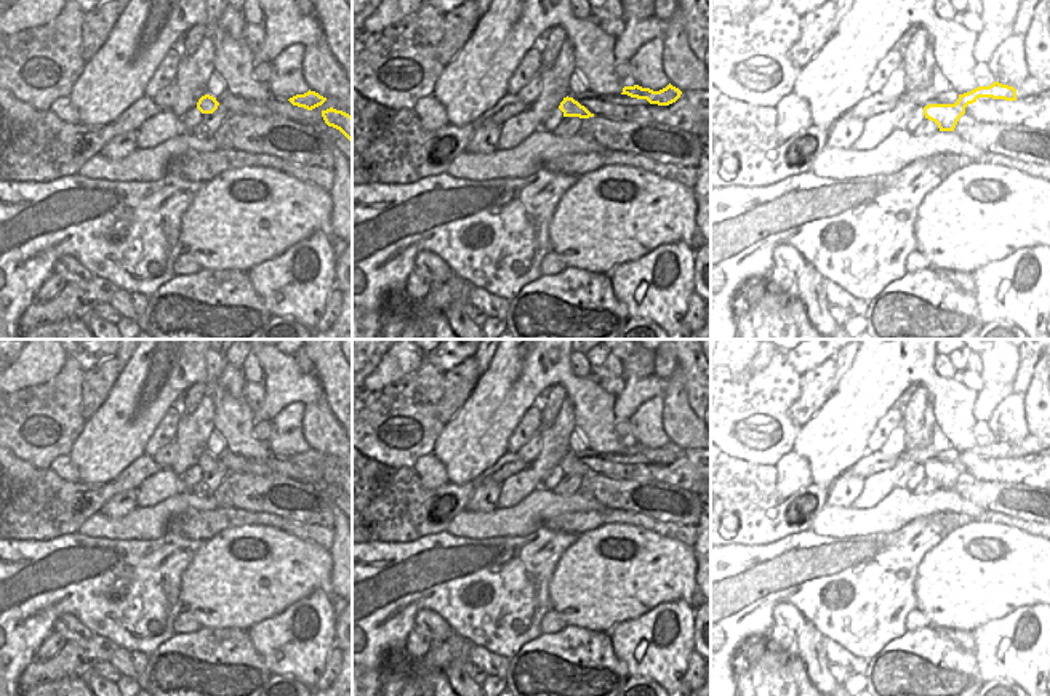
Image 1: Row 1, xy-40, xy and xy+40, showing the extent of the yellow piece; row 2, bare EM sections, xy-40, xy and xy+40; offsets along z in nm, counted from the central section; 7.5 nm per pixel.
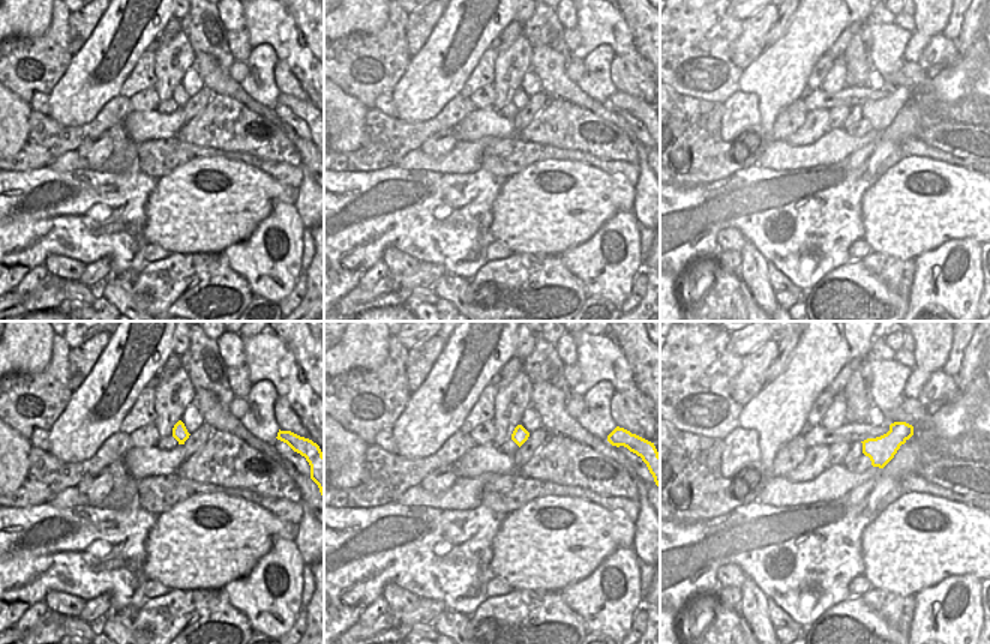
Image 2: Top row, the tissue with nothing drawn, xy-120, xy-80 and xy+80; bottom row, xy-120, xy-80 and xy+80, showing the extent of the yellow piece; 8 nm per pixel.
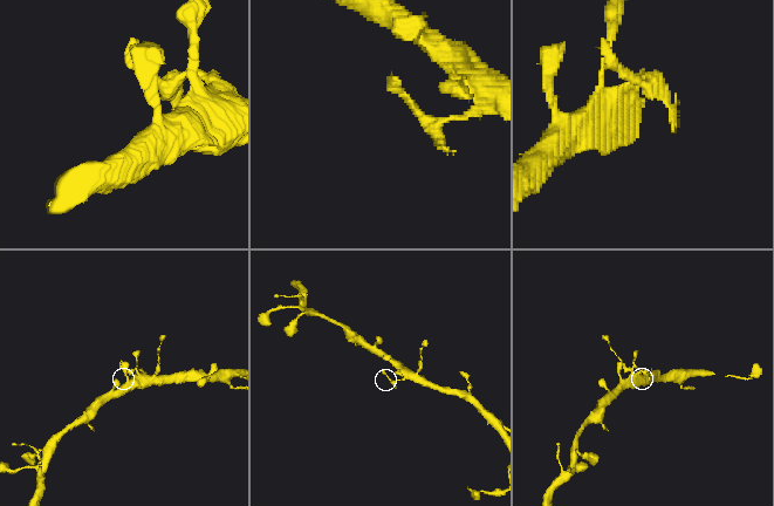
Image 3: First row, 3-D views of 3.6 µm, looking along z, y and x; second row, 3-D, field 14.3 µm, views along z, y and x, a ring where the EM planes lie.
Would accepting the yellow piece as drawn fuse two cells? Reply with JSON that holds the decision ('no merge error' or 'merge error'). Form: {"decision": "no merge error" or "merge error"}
{"decision": "no merge error"}

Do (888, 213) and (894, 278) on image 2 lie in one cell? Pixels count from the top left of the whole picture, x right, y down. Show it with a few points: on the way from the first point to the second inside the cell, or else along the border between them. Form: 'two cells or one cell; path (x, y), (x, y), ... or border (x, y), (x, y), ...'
two cells; border (872, 251), (894, 258), (912, 260)

